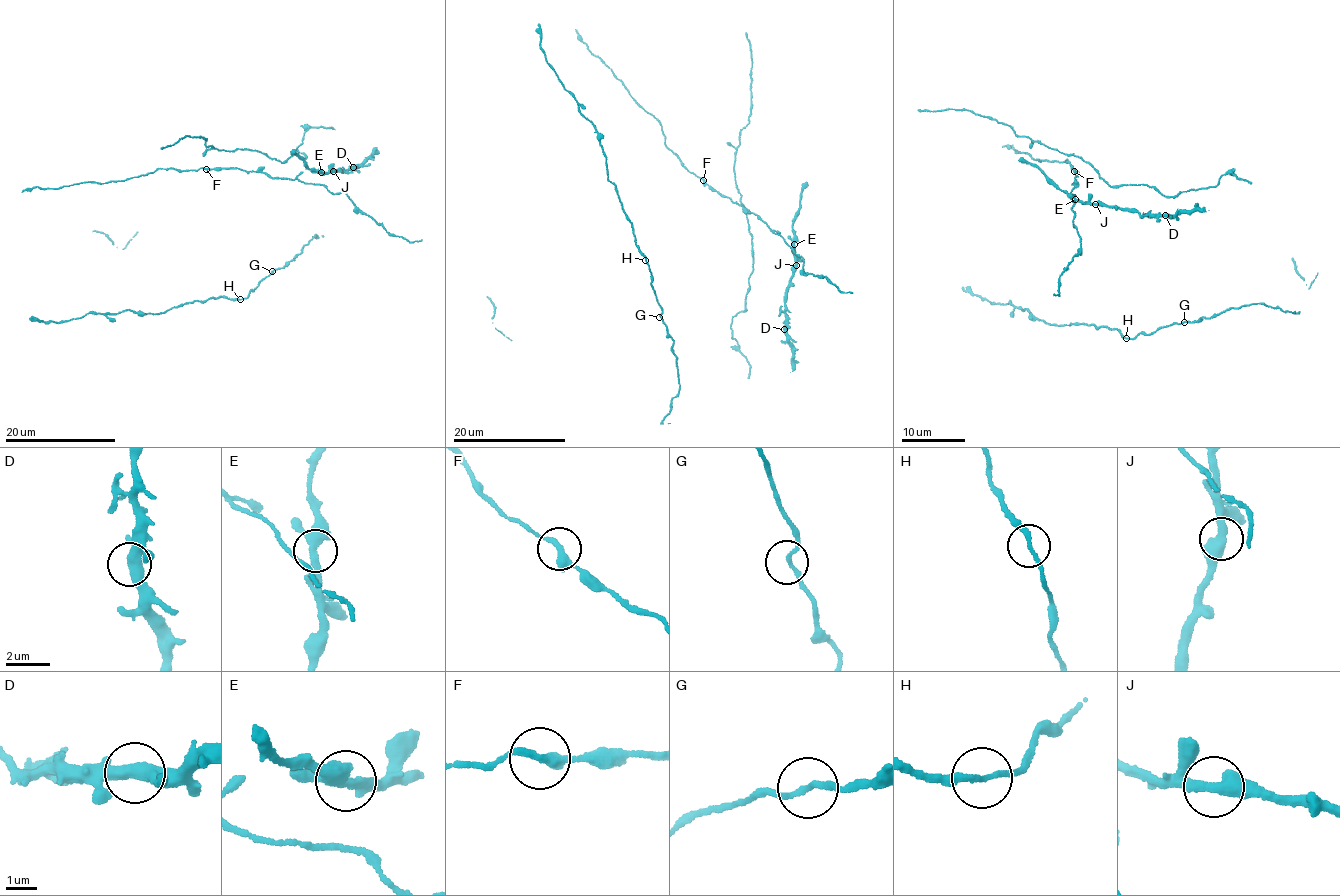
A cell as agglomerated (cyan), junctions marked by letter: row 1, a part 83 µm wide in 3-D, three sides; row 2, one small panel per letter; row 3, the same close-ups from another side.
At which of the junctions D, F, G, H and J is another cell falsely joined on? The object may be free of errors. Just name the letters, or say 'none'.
none

